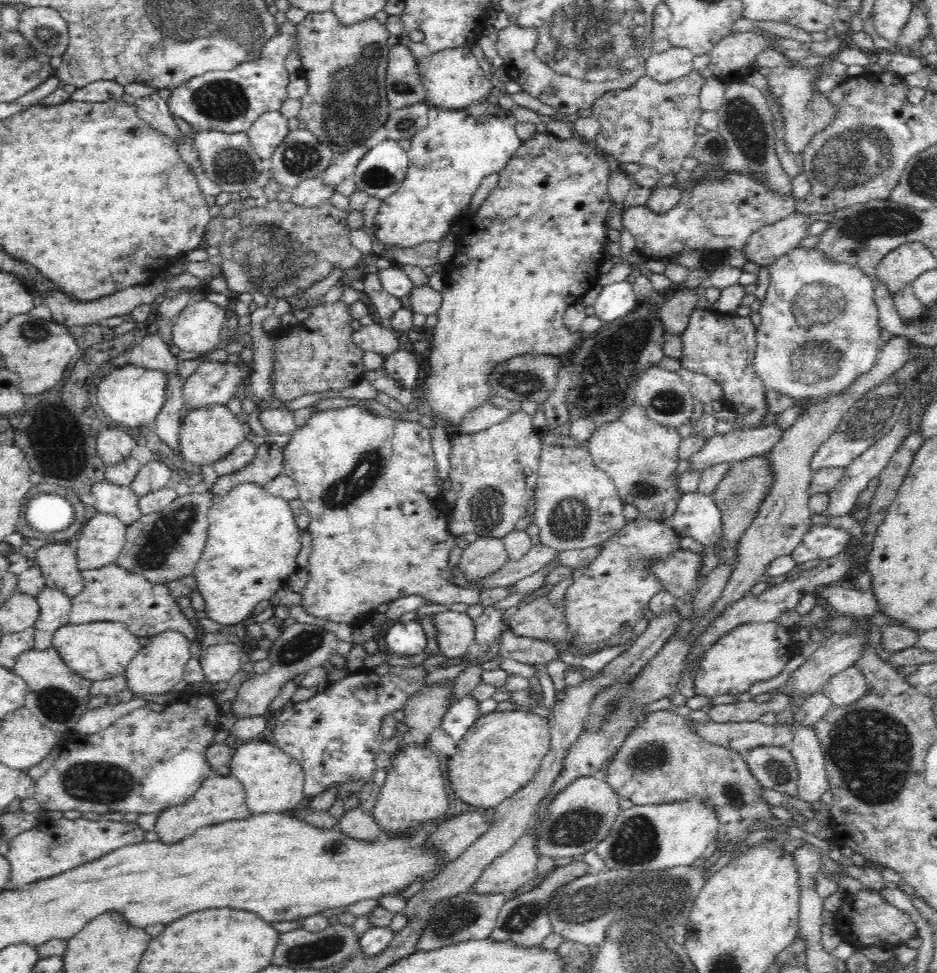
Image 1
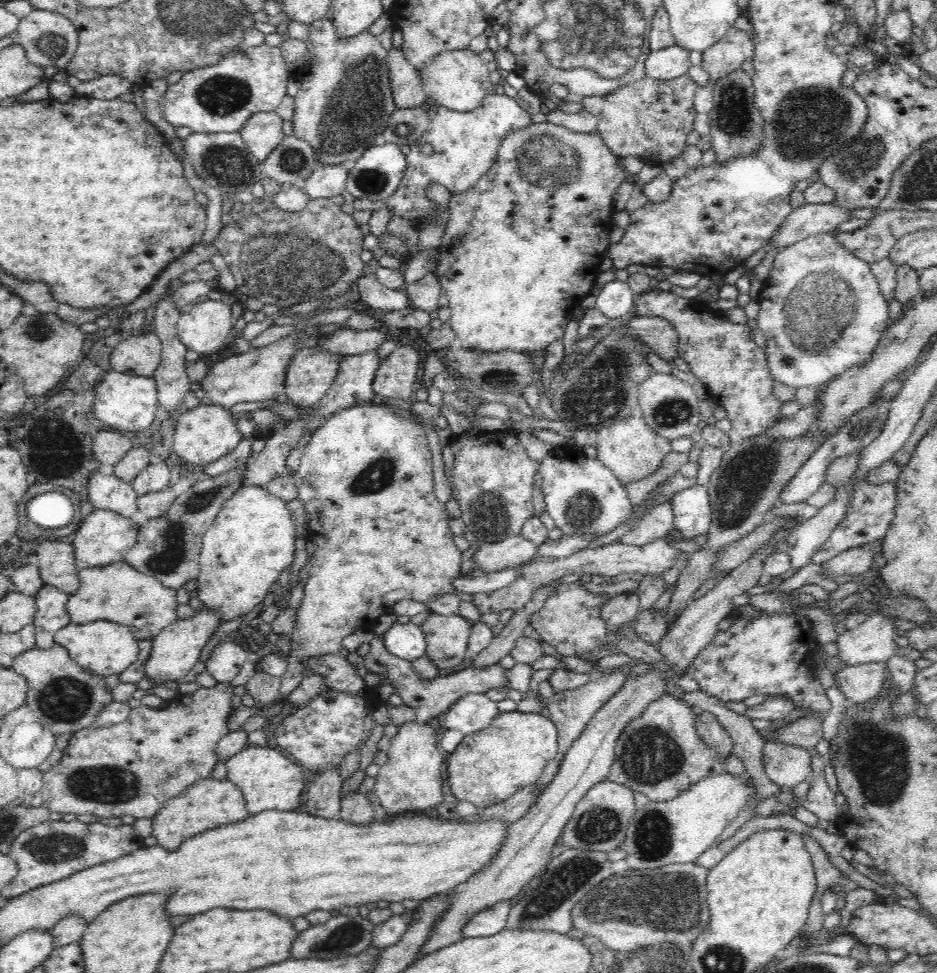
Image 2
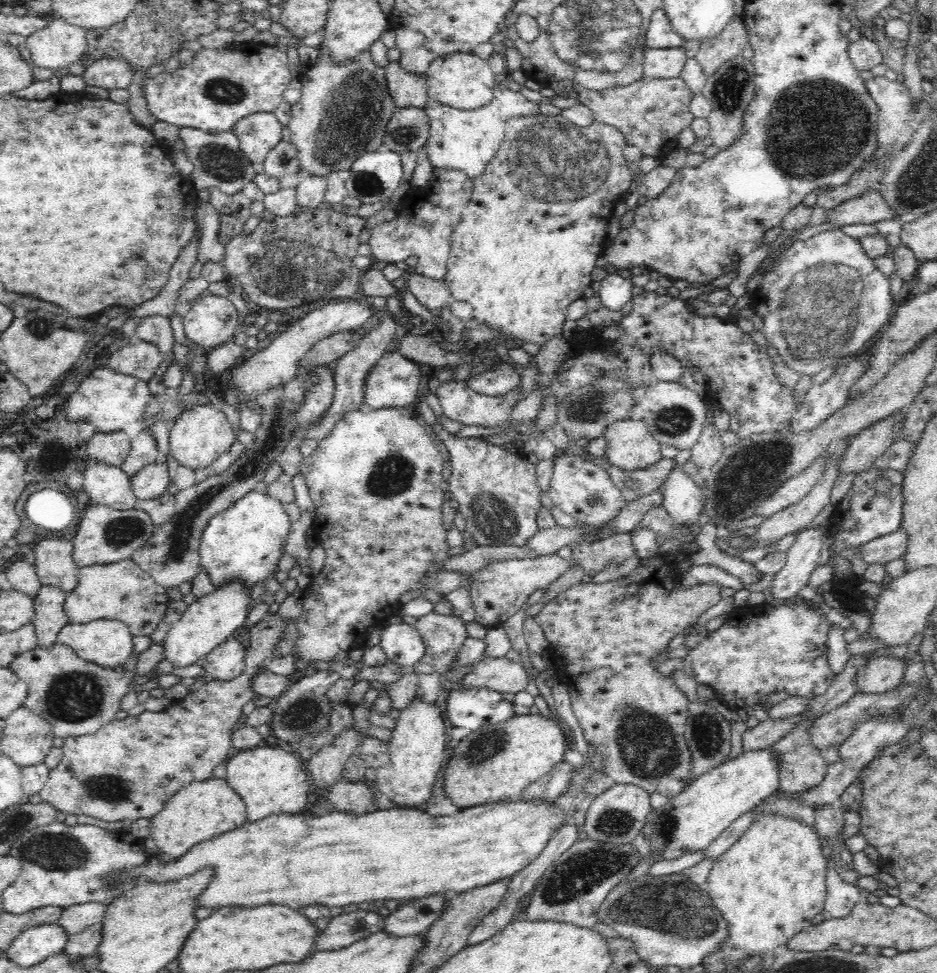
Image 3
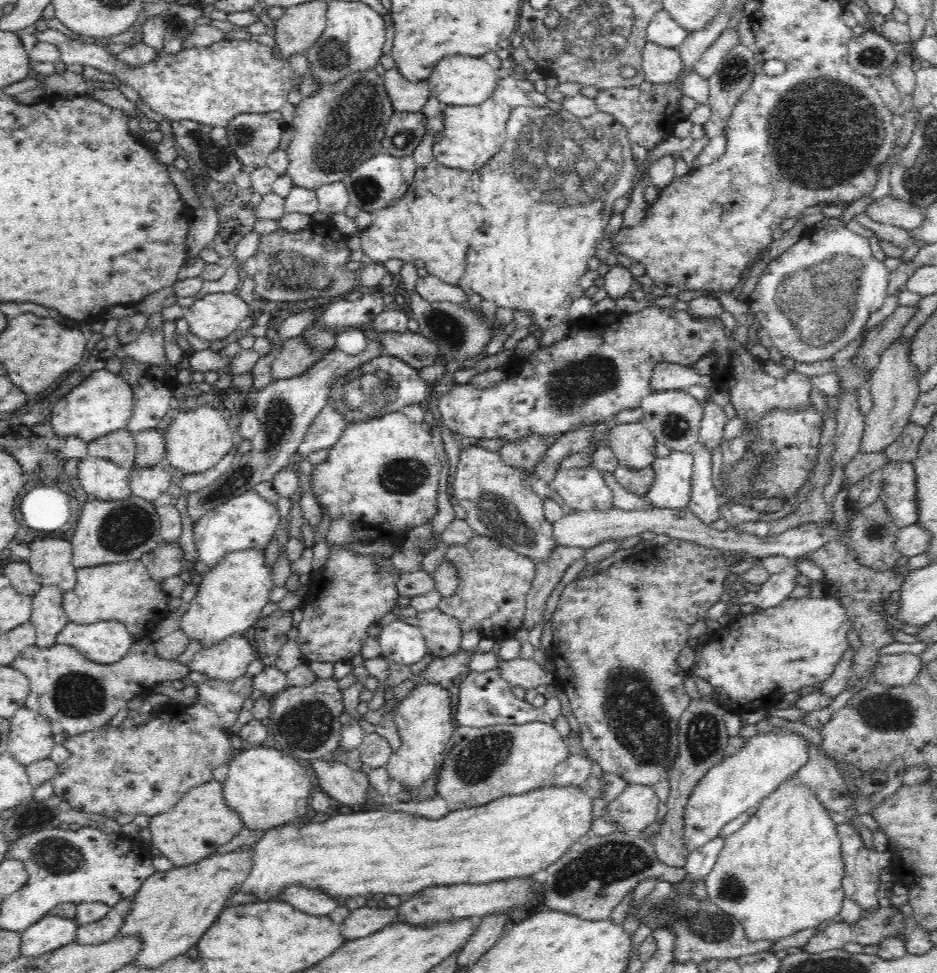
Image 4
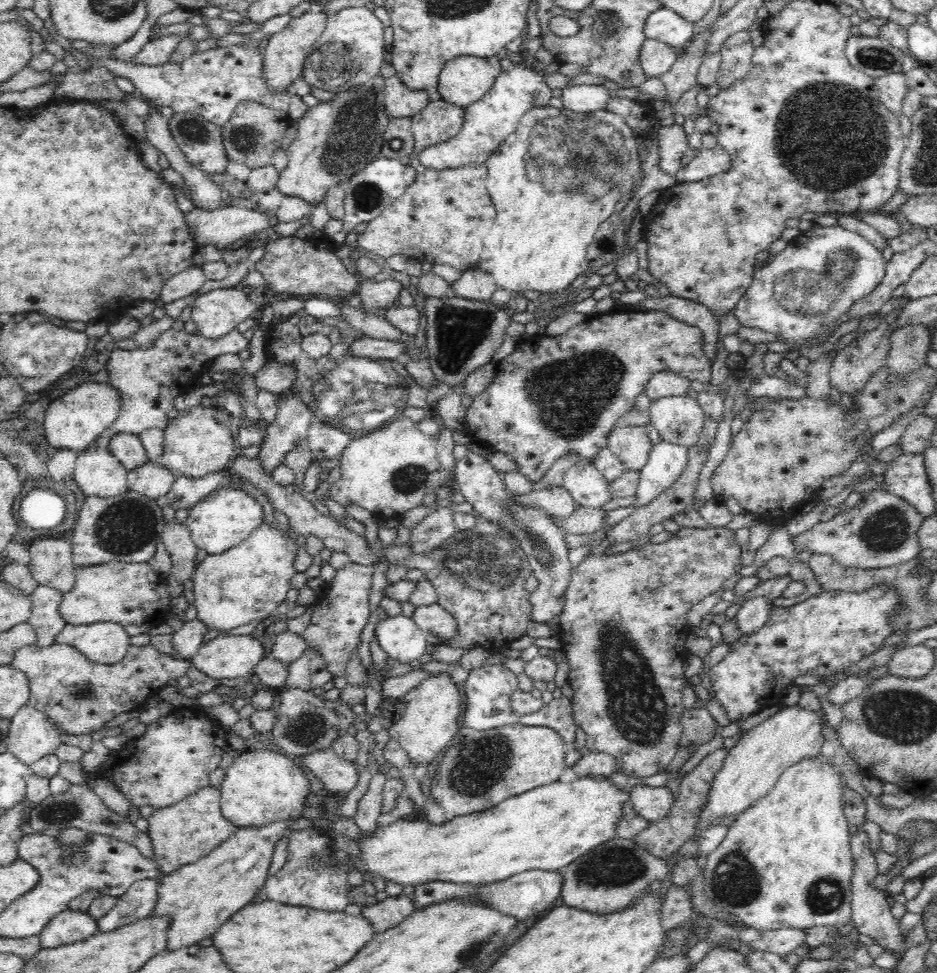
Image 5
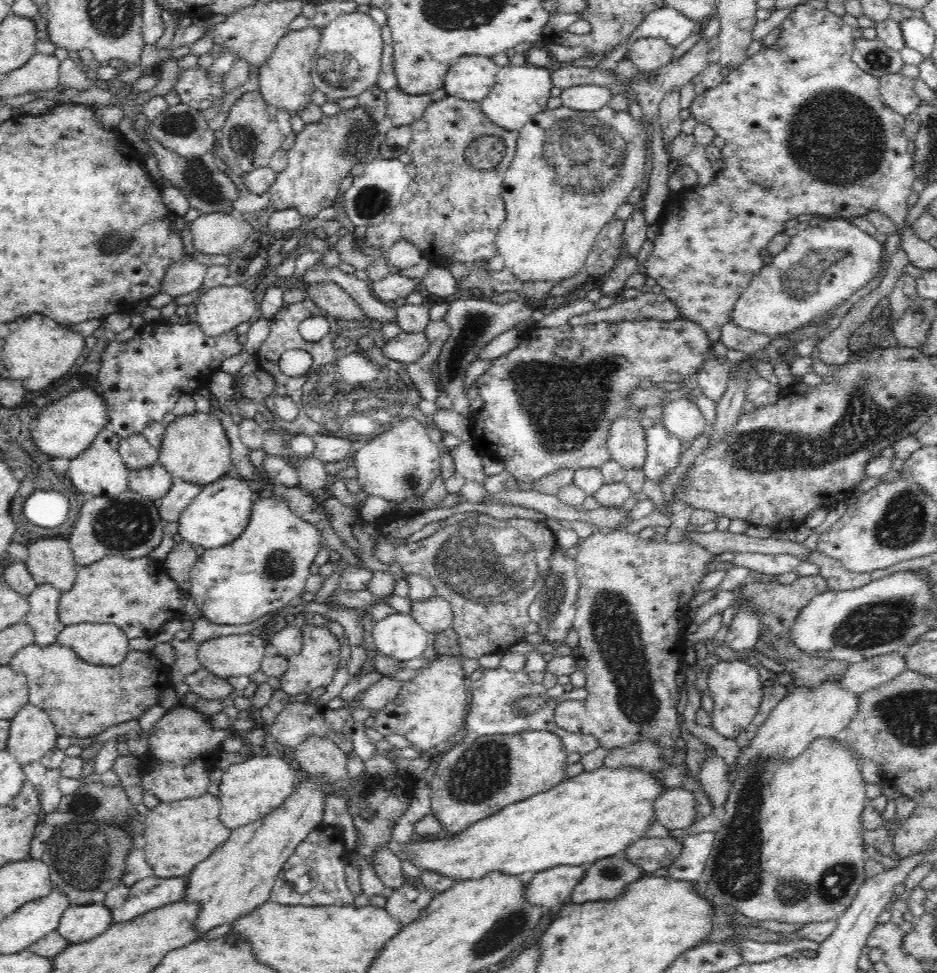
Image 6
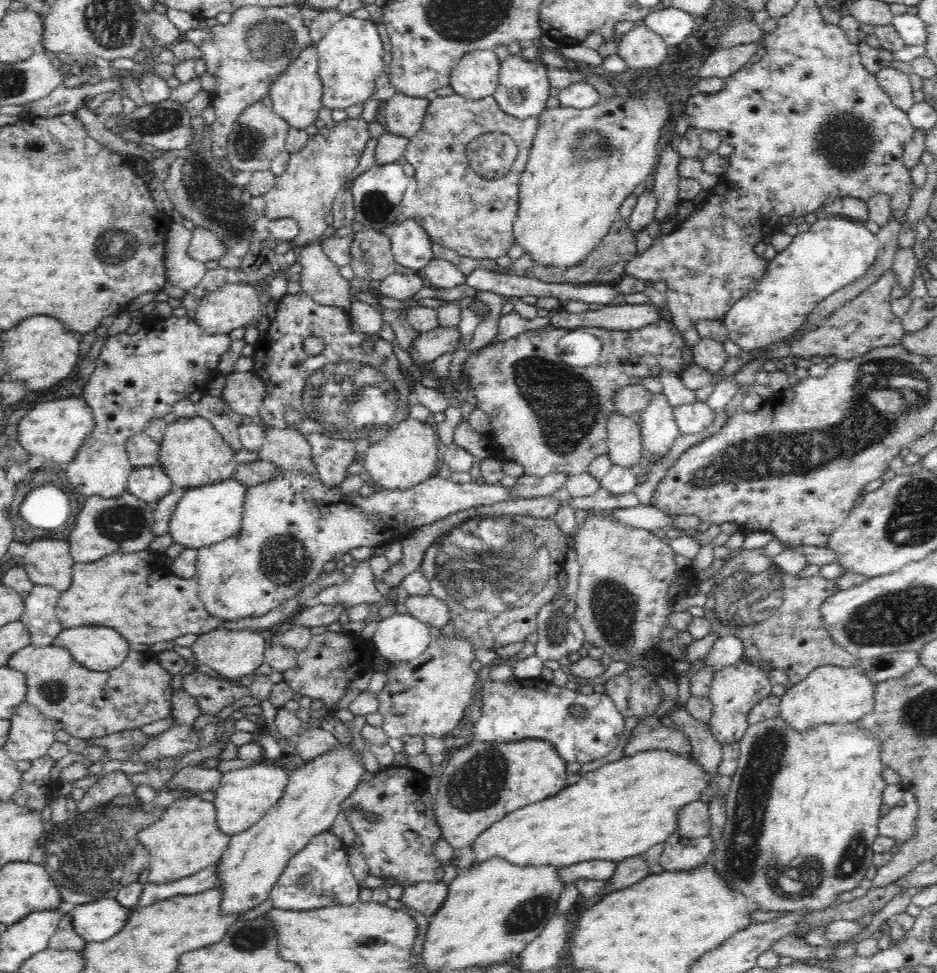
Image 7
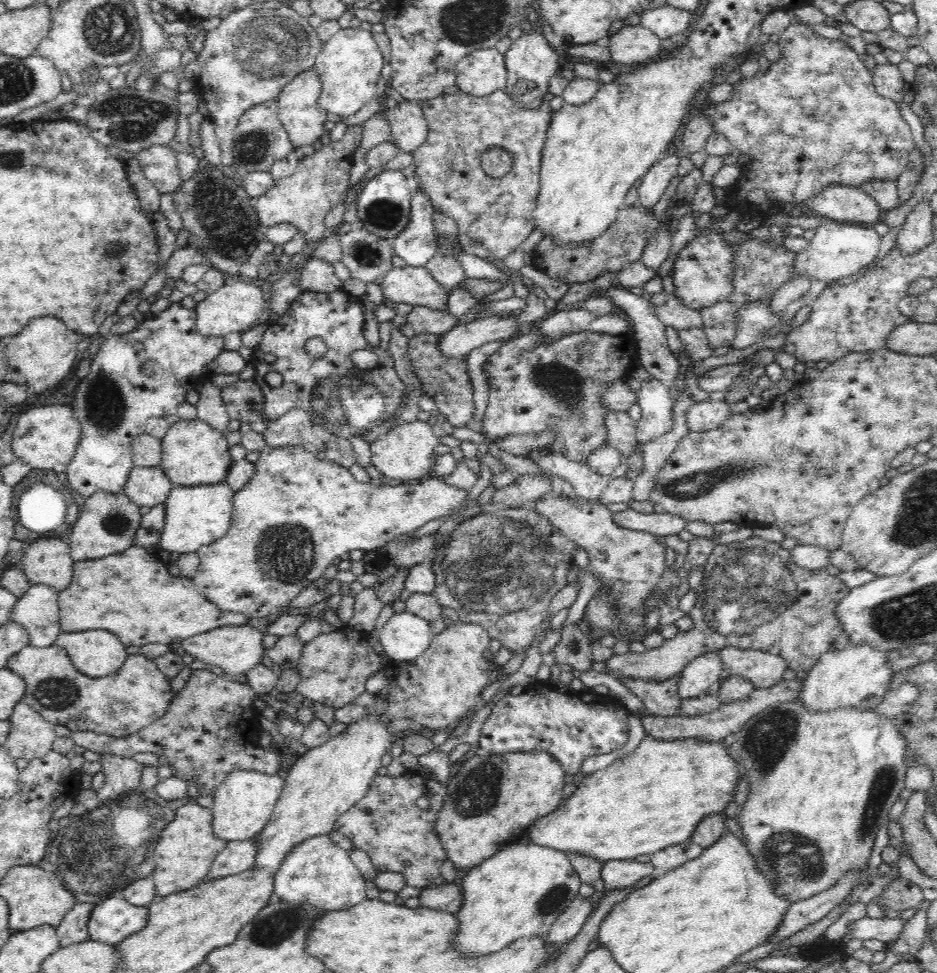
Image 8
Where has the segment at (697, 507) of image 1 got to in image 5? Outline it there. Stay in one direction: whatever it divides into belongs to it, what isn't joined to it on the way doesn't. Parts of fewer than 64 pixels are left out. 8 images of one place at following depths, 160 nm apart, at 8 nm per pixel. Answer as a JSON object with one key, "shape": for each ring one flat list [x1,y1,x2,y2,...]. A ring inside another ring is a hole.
{"shape":[[662,440,651,449,648,463,640,471,640,480,636,491,636,500,629,507,606,512,604,530,608,530,621,520,634,514,640,506,650,504,664,494,676,480,684,474,689,462,689,448,678,444,671,444]]}

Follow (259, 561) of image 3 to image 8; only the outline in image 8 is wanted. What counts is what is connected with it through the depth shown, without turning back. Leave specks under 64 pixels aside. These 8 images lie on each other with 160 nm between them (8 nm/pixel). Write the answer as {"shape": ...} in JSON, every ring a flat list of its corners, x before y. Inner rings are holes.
{"shape":[[224,481,195,487,174,486,165,502,164,530,158,546,170,552,191,553,226,536,232,526,234,494,235,490]]}

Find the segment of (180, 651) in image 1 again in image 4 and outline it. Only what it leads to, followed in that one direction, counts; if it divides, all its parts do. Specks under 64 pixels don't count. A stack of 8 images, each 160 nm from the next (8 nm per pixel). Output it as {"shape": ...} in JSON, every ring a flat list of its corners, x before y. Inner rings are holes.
{"shape":[[240,550,226,554,216,566,209,568,198,586,198,594,190,602,190,608,180,619,180,629,186,633,190,640,200,642,203,647,214,646,222,642,226,637,240,634,243,630,250,628,257,620,262,610,270,599,272,587,275,584,271,581,273,569,266,565,264,550]]}

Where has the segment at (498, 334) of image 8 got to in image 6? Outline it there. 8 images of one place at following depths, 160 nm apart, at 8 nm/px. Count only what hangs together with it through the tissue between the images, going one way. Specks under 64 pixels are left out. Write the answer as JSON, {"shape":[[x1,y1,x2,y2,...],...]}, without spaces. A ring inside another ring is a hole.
{"shape":[[401,331,392,340,386,340,386,345,380,351,386,357,406,365,420,360,430,348,426,333,408,333]]}

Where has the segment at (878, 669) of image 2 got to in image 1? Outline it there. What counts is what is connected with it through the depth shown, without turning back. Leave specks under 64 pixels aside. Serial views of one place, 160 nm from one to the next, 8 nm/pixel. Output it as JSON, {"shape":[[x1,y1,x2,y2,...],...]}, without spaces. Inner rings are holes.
{"shape":[[852,665,832,676,820,690,836,706,851,705,865,695,867,682,861,670]]}

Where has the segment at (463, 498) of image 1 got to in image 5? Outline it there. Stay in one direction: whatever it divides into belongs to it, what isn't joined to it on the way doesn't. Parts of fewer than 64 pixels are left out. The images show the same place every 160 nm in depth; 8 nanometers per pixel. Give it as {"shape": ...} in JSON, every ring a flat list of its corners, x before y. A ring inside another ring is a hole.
{"shape":[[476,453,468,454,457,463,455,480,465,501,470,502,473,510,481,514,483,520,499,524,508,534,514,535,519,541,520,548,531,564,533,575,539,580,537,589,530,596,532,606,531,618,536,622,543,622,559,616,566,602,566,590,570,584,573,571,568,559,569,548,565,541,566,533,557,526,552,517,541,508,532,505,520,505,516,502,516,495,510,493,504,484,504,478,491,466,491,463]]}

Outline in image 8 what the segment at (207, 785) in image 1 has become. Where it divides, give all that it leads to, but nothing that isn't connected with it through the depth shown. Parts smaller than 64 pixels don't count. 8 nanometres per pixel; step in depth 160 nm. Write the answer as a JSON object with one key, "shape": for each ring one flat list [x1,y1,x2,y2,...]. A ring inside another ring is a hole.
{"shape":[[189,803,176,810,174,820,164,826,160,840,156,841,154,852,156,869,150,874,155,884,156,894,168,896,203,882,216,856,219,856,227,845,226,840,215,836,212,822,213,811,200,804]]}

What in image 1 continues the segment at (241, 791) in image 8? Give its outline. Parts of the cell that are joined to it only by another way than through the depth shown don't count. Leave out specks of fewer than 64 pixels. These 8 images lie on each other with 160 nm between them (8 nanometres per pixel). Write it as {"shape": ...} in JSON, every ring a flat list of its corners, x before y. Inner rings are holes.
{"shape":[[249,741,235,745,229,760,230,775,243,784,248,794,248,809,252,815,263,813,285,813,296,809,305,798,305,774,302,765,275,744]]}

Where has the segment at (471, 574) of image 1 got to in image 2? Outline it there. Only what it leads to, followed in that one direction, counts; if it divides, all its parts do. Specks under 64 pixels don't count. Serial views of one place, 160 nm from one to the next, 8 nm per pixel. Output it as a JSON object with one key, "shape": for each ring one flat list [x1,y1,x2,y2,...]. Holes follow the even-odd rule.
{"shape":[[523,536,506,537,495,543,483,543,473,554,474,568,496,572,520,563,527,563,541,544]]}

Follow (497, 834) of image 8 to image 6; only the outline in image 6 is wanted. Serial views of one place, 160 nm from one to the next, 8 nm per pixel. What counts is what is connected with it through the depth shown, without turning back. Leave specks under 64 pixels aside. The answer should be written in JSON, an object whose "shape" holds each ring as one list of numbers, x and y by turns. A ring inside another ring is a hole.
{"shape":[[550,731,476,736,466,733,457,745,437,758,428,774,432,812,449,835,456,836,508,804,554,788,568,778,567,769,568,752,562,739]]}

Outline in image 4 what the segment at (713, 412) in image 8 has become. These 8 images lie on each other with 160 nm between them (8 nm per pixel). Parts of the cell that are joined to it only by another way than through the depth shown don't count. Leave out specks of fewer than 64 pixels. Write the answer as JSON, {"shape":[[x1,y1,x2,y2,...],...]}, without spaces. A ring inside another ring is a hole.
{"shape":[[678,390,653,391,641,401,640,408,643,412,641,421,646,425,646,428,658,442,662,442,672,451,692,451,698,444,704,404,698,402,694,396]]}

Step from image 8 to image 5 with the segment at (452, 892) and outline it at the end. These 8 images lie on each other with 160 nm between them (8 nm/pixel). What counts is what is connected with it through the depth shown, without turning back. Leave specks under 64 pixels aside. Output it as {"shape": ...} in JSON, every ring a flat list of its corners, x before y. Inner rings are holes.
{"shape":[[400,894,370,906,363,904,361,915,372,923,376,933,380,933,398,926,414,911,413,897]]}

